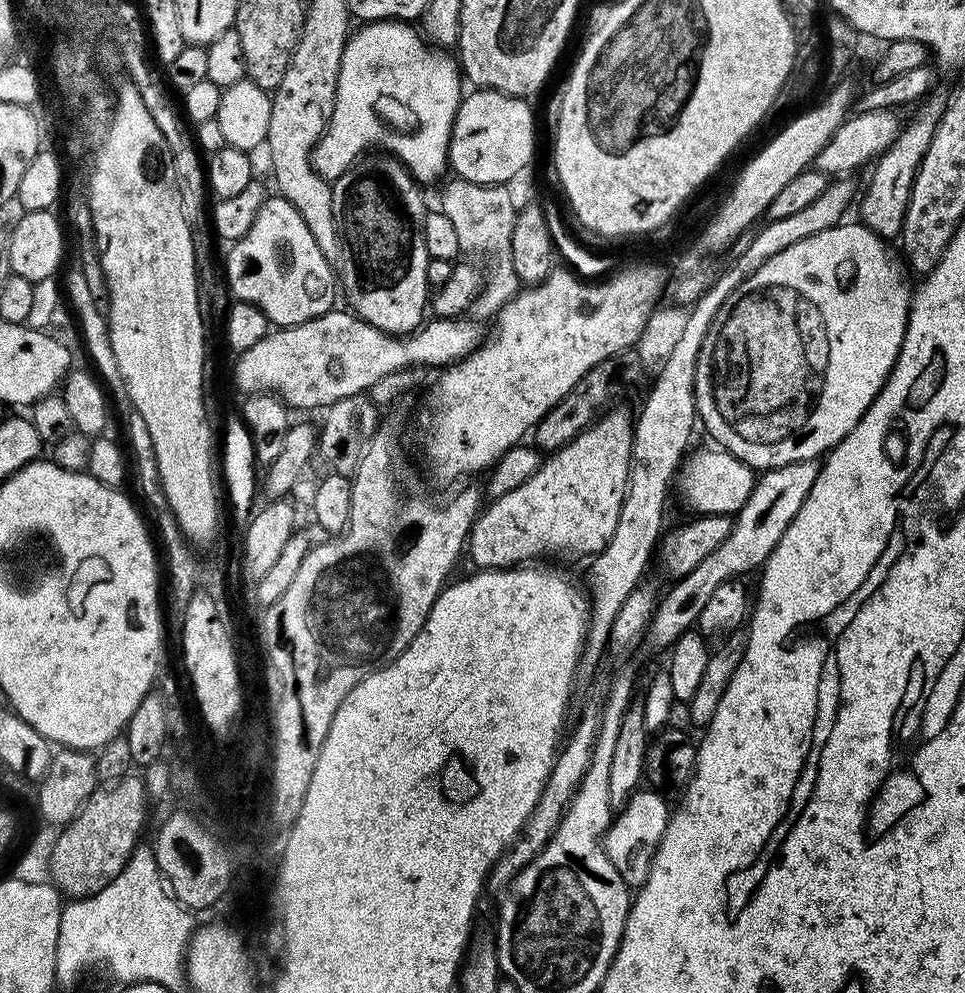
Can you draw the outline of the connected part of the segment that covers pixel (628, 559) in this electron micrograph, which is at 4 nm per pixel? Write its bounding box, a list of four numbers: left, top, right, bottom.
[582,178,858,669]

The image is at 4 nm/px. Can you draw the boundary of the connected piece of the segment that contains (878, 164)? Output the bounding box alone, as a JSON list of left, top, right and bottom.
[859,96,945,237]

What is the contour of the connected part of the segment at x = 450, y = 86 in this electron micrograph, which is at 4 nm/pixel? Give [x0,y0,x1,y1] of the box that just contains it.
[312,20,462,182]

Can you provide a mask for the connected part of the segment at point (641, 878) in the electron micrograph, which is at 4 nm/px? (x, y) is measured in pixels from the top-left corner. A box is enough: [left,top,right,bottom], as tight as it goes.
[604,790,670,890]

